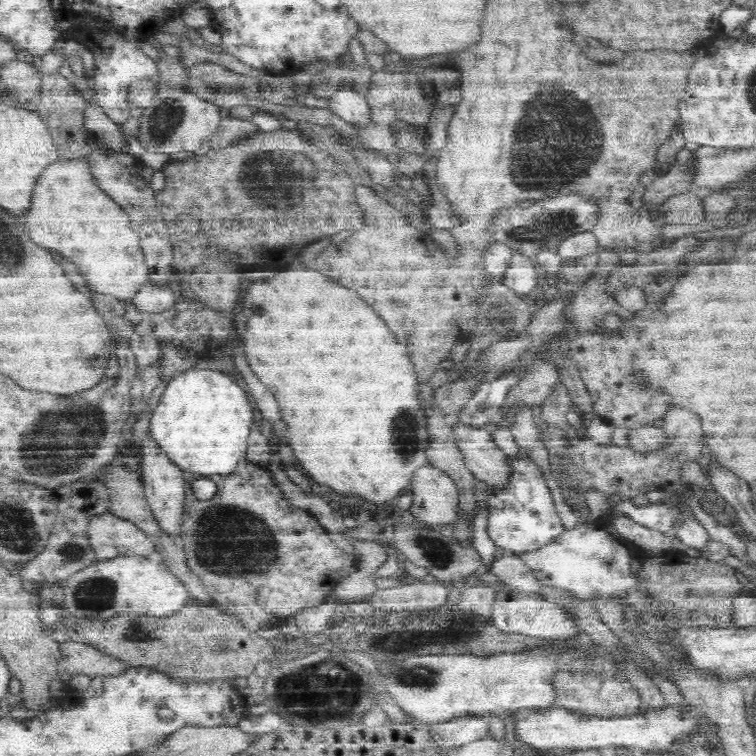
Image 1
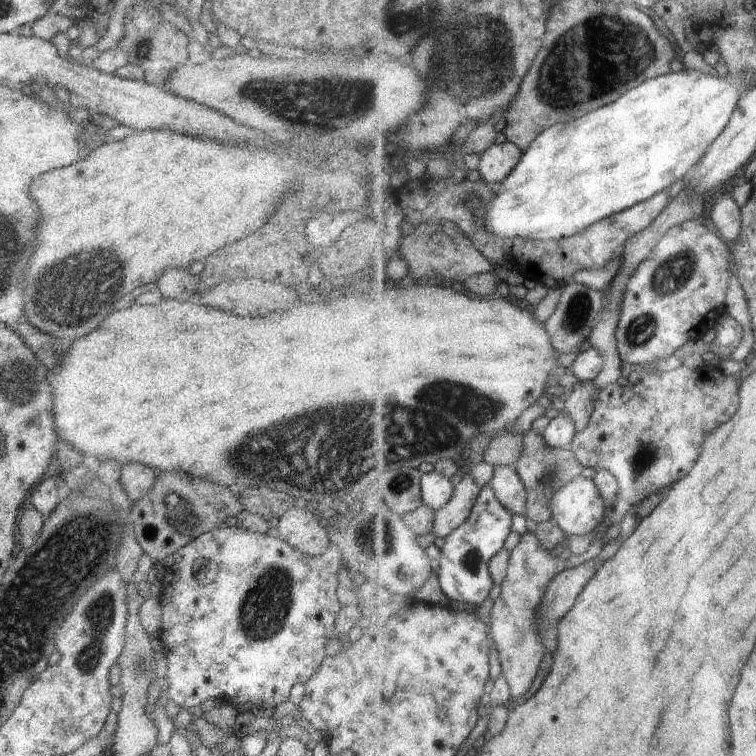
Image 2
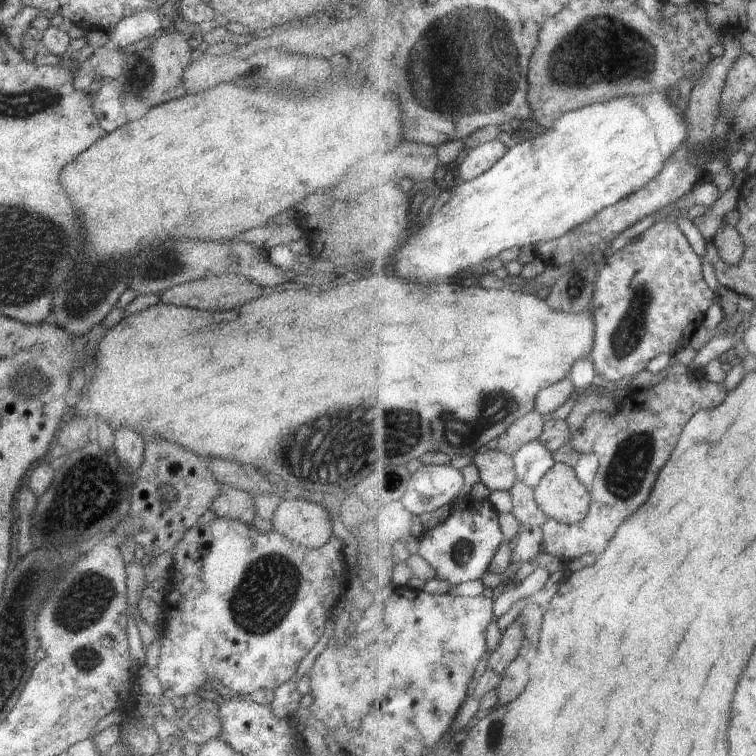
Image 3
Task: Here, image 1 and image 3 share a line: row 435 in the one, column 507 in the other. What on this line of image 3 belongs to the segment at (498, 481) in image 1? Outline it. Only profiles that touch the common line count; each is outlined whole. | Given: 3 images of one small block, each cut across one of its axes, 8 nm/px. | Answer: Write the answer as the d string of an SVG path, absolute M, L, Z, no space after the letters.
M497 449L480 451L473 457L472 462L480 468L482 481L493 491L511 492L518 482L515 457Z

